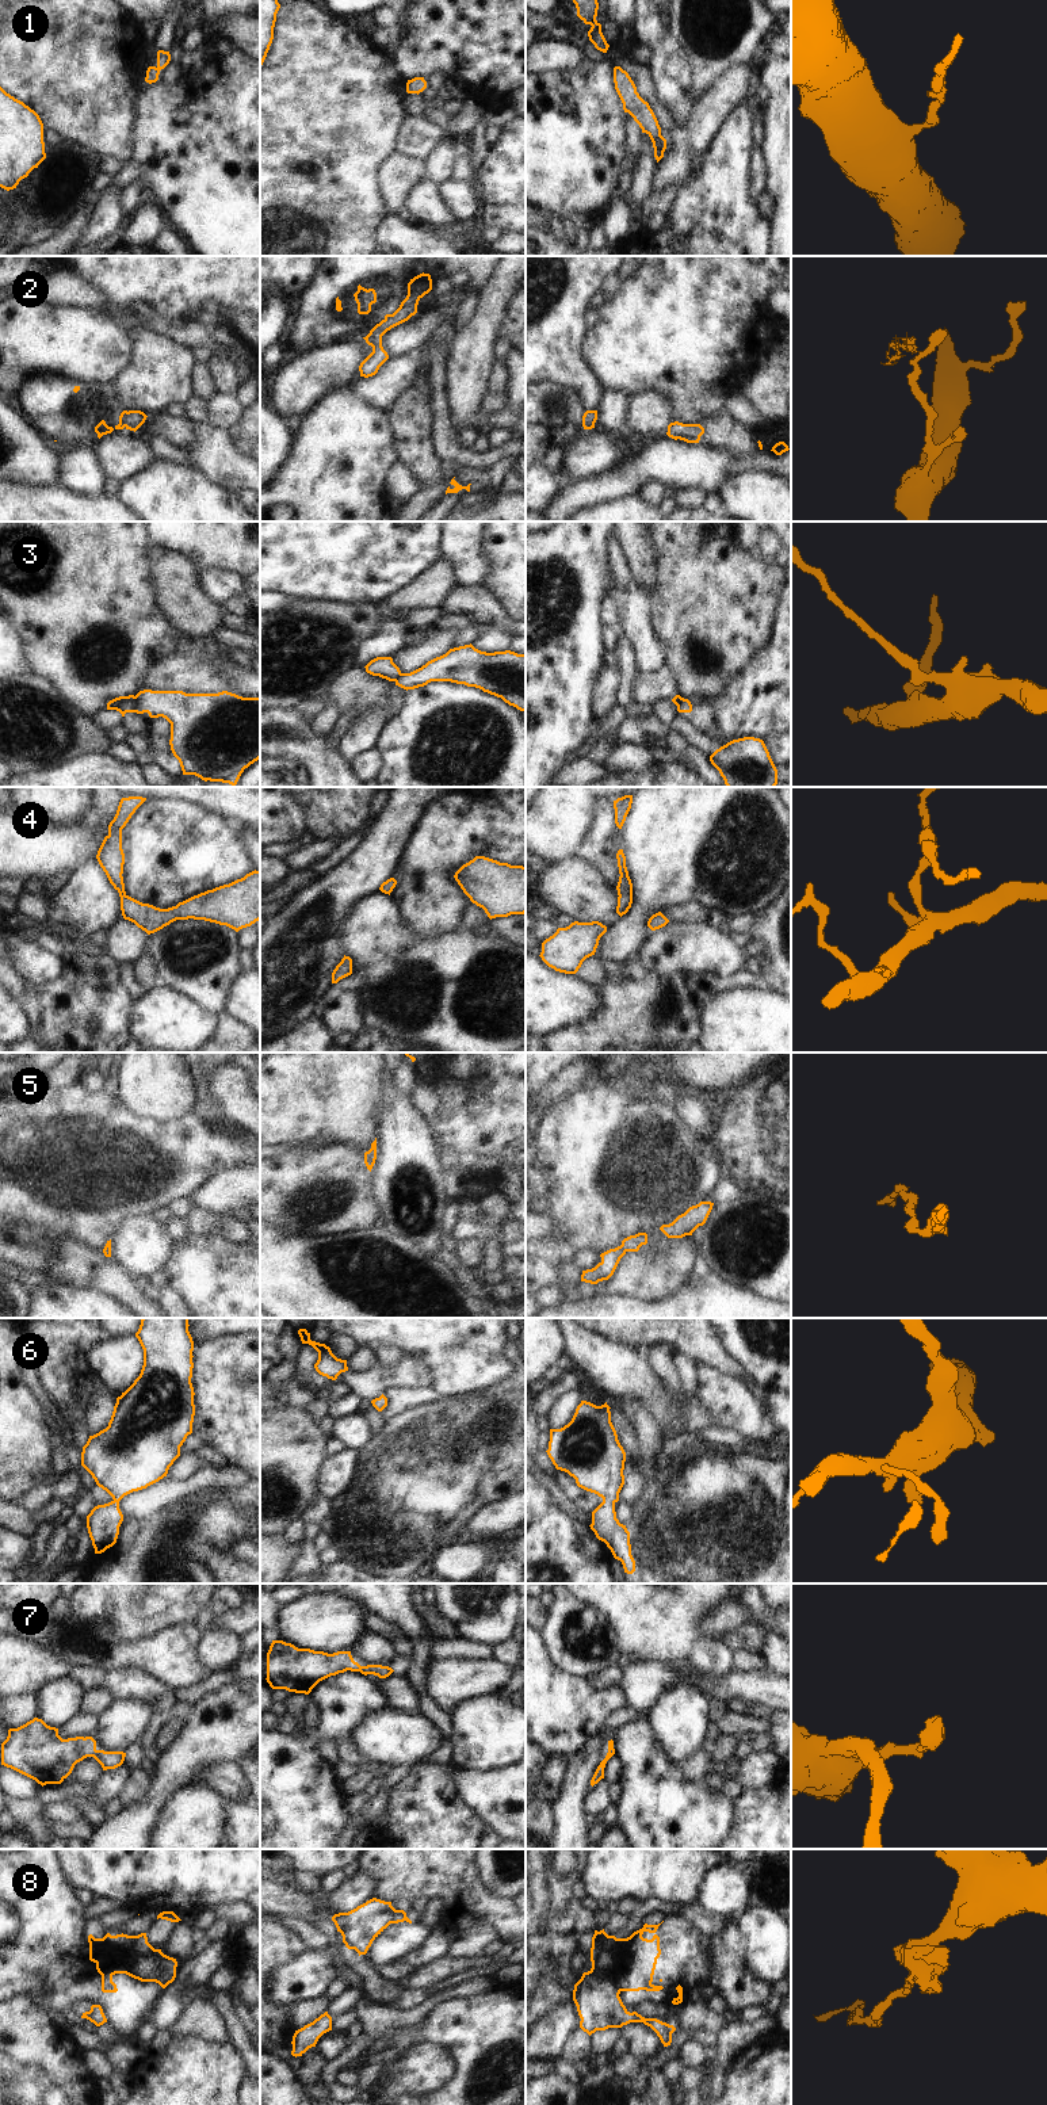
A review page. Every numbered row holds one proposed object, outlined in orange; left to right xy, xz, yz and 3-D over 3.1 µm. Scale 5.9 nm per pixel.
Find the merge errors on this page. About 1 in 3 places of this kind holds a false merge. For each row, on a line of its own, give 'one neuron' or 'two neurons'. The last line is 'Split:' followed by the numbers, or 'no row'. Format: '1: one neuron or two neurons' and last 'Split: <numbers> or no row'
1: one neuron
2: two neurons
3: two neurons
4: one neuron
5: one neuron
6: one neuron
7: one neuron
8: one neuron
Split: 2, 3

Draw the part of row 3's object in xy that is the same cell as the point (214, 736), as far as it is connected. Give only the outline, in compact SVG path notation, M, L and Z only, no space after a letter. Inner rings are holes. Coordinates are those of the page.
M144 689L135 695L134 713L163 717L171 723L169 745L183 775L236 786L244 769L260 759L260 698L242 698L228 691L186 694Z

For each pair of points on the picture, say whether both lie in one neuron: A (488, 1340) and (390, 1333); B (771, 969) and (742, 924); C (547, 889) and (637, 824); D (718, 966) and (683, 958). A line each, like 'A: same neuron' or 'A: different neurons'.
A: same neuron
B: different neurons
C: different neurons
D: same neuron

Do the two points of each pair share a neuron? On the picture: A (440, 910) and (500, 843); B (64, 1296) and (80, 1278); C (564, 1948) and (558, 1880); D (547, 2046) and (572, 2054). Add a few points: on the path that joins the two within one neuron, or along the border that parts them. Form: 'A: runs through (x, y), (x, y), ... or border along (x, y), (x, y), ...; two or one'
A: runs through (440, 886), (440, 873), (470, 843), (476, 841); one
B: border along (56, 1283), (92, 1288), (103, 1295); two
C: runs through (558, 1932), (558, 1897); one
D: border along (579, 2027), (569, 2036), (561, 2055); two

